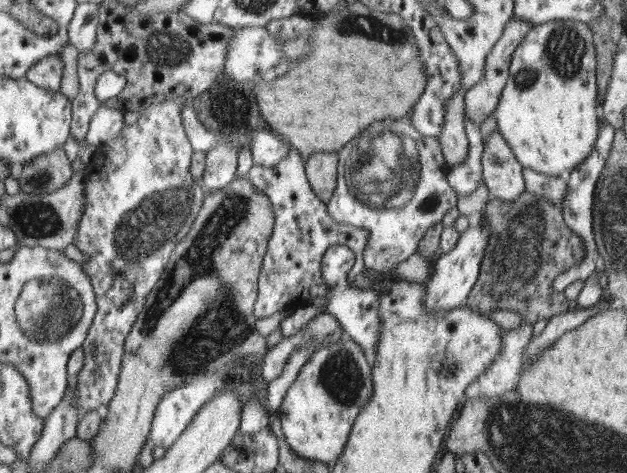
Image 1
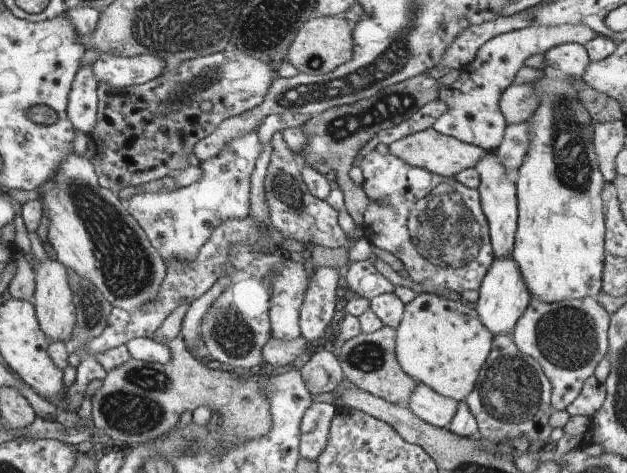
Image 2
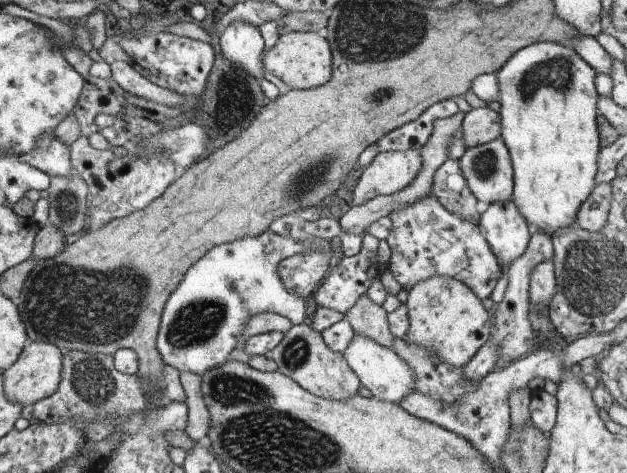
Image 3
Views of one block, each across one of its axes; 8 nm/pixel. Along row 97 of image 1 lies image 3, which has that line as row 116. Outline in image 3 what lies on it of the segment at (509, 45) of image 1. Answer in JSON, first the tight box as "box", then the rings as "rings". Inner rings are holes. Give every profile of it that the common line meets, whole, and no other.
{"box":[462,108,502,147],"rings":[[[474,108],[465,114],[462,138],[467,147],[476,147],[502,136],[502,118],[490,108]]]}

